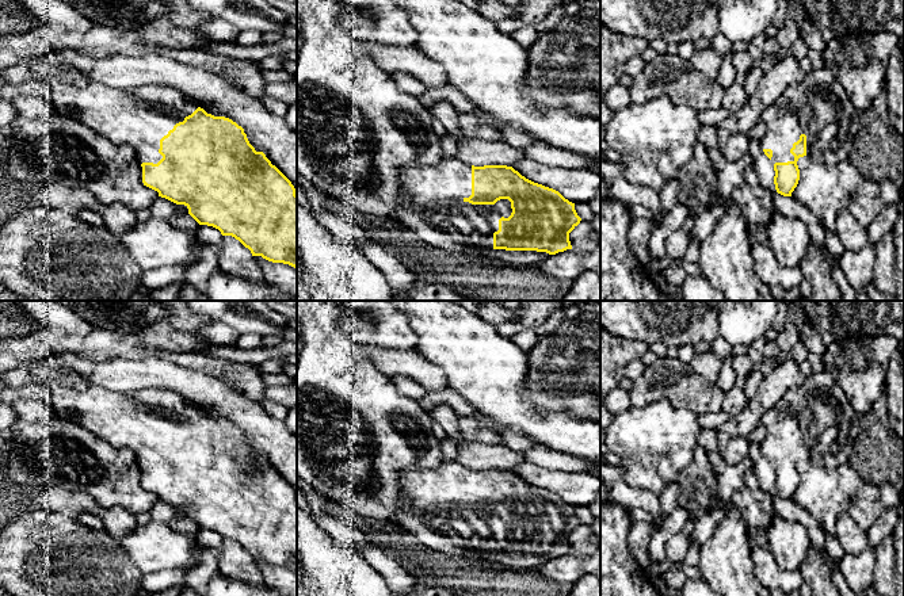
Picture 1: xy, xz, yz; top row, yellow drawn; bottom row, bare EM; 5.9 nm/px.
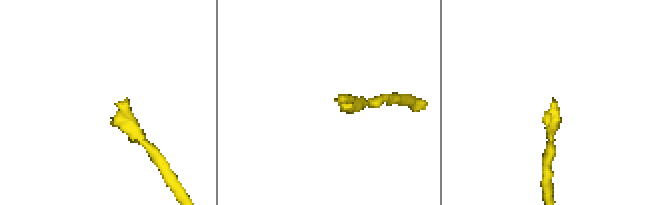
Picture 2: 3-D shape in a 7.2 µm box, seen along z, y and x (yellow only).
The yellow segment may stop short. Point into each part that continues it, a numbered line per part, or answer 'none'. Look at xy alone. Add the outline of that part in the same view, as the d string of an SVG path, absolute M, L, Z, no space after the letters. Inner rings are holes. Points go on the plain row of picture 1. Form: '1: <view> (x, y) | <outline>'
1: xy (140, 420) | M53 354L33 360L30 364L37 382L50 393L61 420L81 425L114 447L130 448L141 467L157 467L163 462L159 456L160 443L199 410L165 389L115 391L98 385L81 386L80 375L57 363Z

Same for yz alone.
1: yz (819, 411) | M827 371L813 374L806 378L804 385L789 389L778 404L763 416L762 424L766 428L766 436L760 448L763 452L773 454L773 467L794 465L790 452L800 439L805 438L808 461L820 466L836 467L848 462L858 419L859 414L831 374Z

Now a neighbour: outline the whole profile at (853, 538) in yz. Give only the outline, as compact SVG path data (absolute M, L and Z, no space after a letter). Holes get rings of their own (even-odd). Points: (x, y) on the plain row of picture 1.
M848 513L838 519L835 538L847 554L855 555L869 547L867 532L863 531Z

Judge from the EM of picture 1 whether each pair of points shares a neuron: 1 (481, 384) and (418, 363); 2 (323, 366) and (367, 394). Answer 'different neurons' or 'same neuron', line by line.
1: different neurons
2: same neuron

